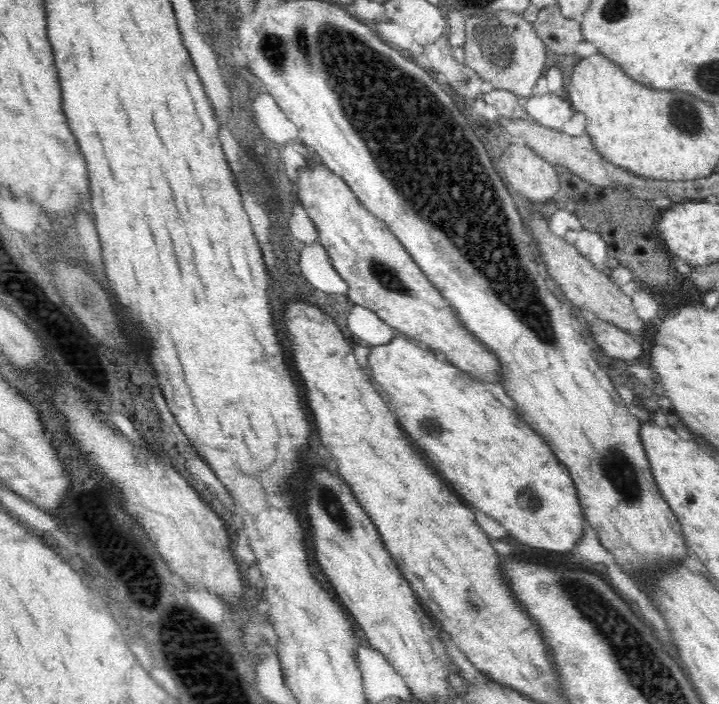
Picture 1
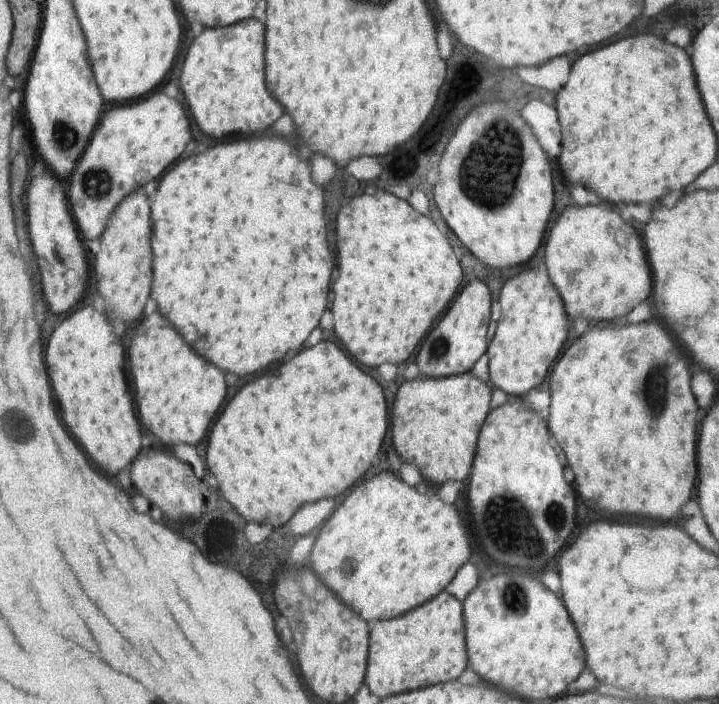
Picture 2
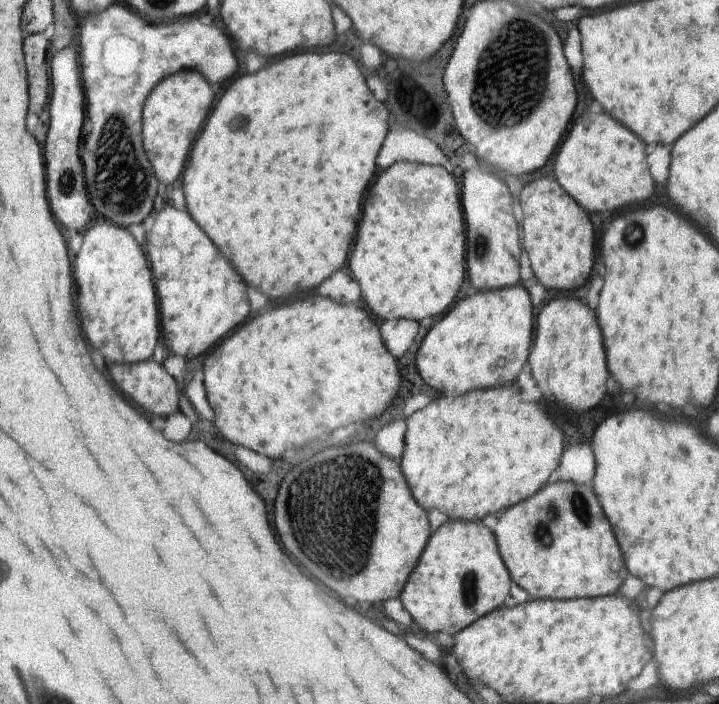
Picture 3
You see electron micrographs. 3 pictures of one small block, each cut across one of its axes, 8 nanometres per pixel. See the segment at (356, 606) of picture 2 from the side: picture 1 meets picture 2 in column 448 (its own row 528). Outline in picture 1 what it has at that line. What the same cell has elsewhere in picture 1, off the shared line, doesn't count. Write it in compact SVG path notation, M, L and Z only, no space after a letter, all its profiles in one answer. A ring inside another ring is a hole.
M402 334L393 336L386 344L370 346L364 367L382 386L388 402L398 408L394 412L400 426L467 506L473 505L496 519L524 546L572 554L574 545L584 534L586 518L567 467L556 458L543 437L492 395L486 383L476 381L450 361L438 360L432 349L426 349Z

